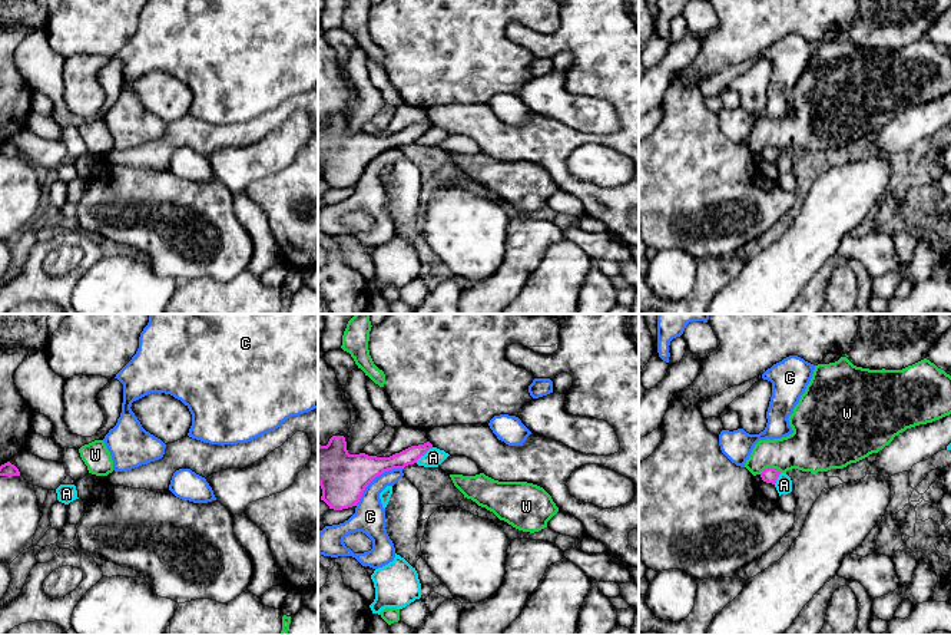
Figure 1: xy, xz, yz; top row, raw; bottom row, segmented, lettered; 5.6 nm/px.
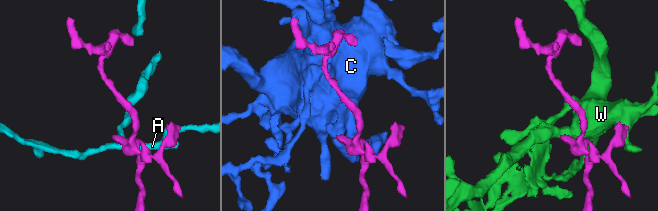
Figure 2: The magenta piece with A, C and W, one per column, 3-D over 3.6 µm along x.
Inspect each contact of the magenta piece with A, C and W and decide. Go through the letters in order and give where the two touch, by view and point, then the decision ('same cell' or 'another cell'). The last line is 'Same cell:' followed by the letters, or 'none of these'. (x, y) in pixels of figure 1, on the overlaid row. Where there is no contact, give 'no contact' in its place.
A: xz (424, 453) | another cell
C: xz (374, 478) | same cell
W: yz (769, 468) | another cell
Same cell: C

